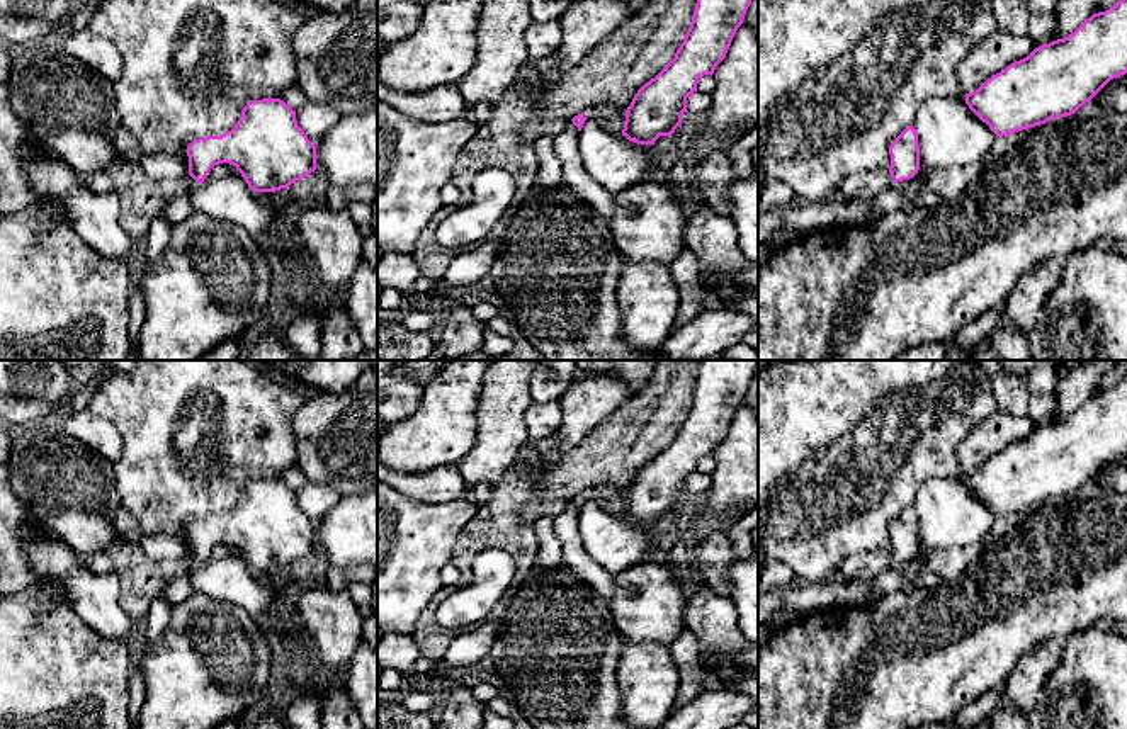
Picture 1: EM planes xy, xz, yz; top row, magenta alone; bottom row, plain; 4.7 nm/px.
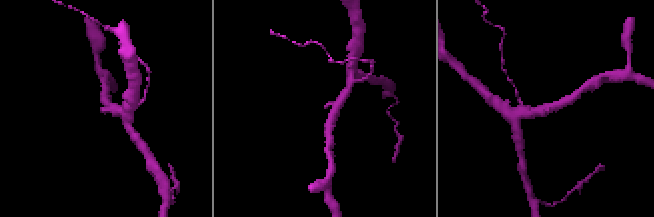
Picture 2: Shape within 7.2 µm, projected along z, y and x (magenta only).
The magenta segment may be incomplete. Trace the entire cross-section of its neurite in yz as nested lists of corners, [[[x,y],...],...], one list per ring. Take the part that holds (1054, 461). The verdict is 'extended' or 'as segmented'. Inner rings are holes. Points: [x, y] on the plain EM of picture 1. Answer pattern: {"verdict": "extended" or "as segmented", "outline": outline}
{"verdict": "as segmented", "outline": [[[1127,377],[1105,393],[1088,398],[1064,420],[1035,428],[1027,438],[988,459],[976,472],[966,474],[969,489],[996,517],[1066,498],[1090,483],[1110,461],[1127,454]]]}

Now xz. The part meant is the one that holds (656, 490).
{"verdict": "as segmented", "outline": [[[700,360],[683,423],[675,438],[634,476],[622,517],[637,525],[654,525],[660,517],[675,513],[699,459],[712,455],[726,438],[756,365],[758,360]]]}

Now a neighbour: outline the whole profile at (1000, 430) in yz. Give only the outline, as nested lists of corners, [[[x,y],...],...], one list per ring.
[[[996,411],[957,445],[955,461],[960,472],[976,472],[988,459],[1027,438],[1032,432],[1034,425],[1028,416],[1015,418]]]

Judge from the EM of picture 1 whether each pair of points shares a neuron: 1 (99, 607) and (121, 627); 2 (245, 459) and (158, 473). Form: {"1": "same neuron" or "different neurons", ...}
{"1": "same neuron", "2": "same neuron"}

